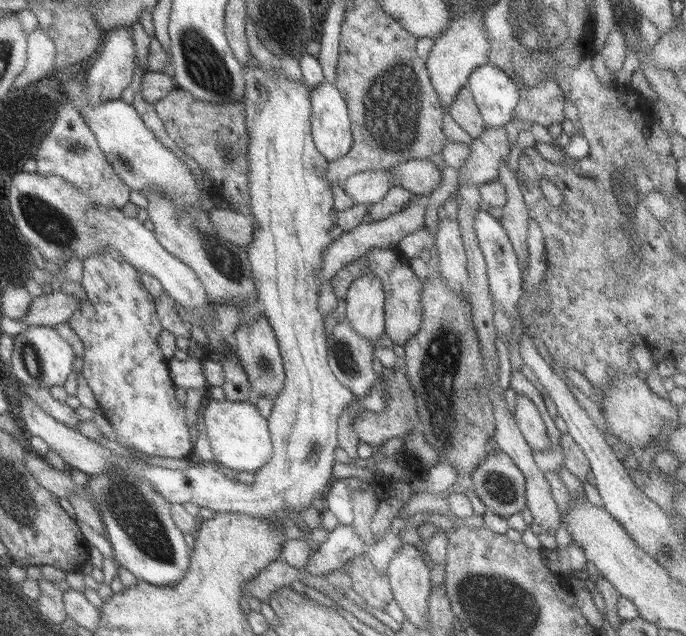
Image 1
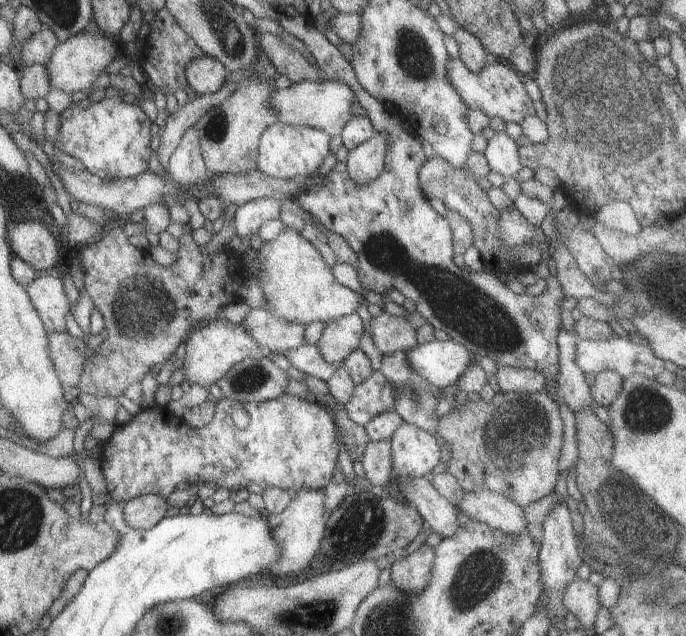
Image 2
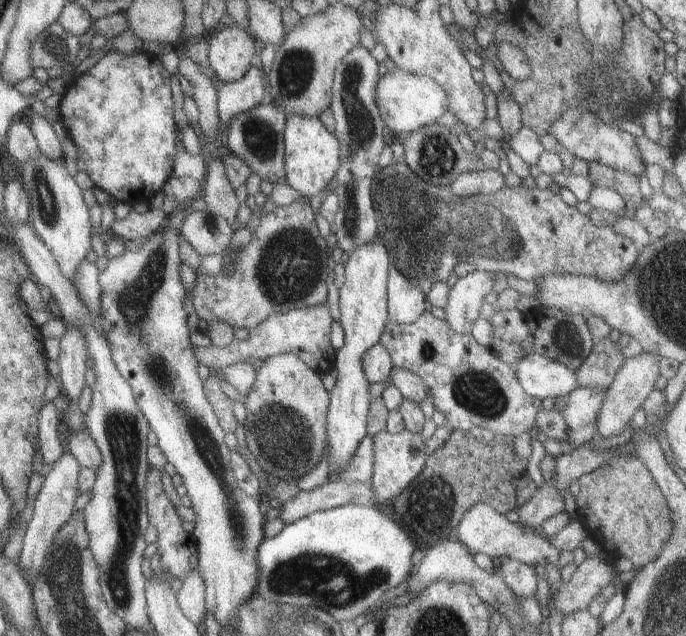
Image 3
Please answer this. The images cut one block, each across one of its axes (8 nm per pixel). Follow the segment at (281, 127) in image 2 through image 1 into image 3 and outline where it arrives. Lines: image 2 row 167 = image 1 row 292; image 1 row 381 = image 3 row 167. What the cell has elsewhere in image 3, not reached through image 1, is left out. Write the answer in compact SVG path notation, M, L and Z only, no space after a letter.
M289 116L282 130L284 182L302 196L321 192L339 168L339 144L318 117Z

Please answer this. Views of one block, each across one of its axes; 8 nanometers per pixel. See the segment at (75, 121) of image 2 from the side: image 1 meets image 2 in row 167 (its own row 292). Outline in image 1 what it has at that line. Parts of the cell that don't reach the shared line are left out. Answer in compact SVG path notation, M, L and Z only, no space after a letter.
M103 249L95 255L89 255L81 264L79 284L84 293L83 302L67 319L67 324L83 344L83 362L79 374L109 422L115 434L115 442L123 447L122 456L127 457L128 462L135 466L147 465L145 458L151 456L186 459L191 455L189 430L182 406L173 395L175 386L169 378L167 360L156 345L156 338L162 330L152 297L143 288L138 272L115 249Z

